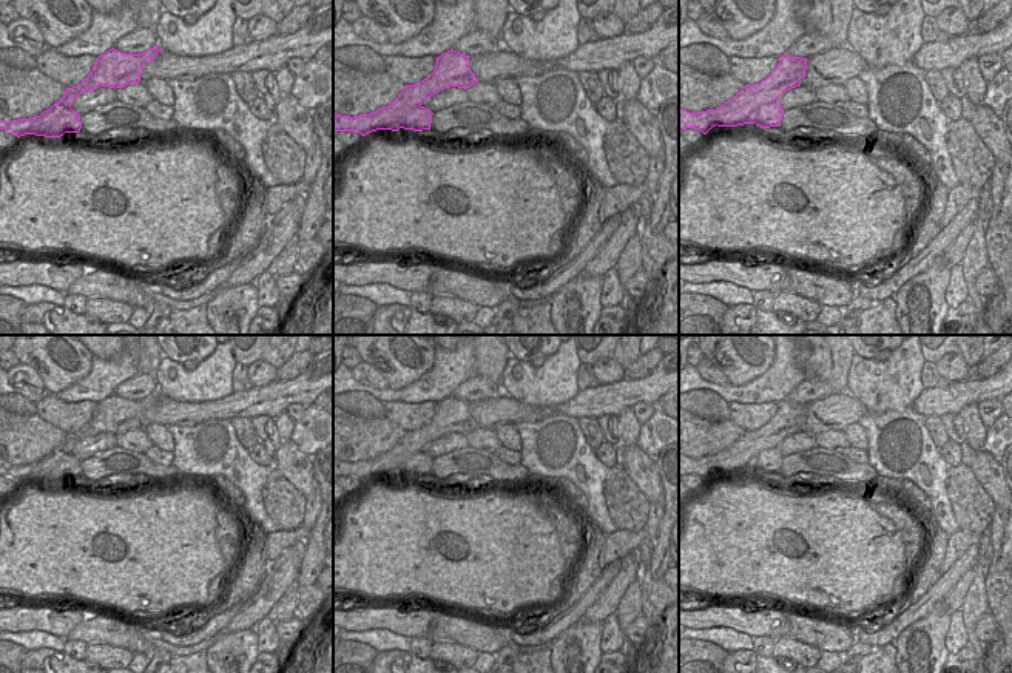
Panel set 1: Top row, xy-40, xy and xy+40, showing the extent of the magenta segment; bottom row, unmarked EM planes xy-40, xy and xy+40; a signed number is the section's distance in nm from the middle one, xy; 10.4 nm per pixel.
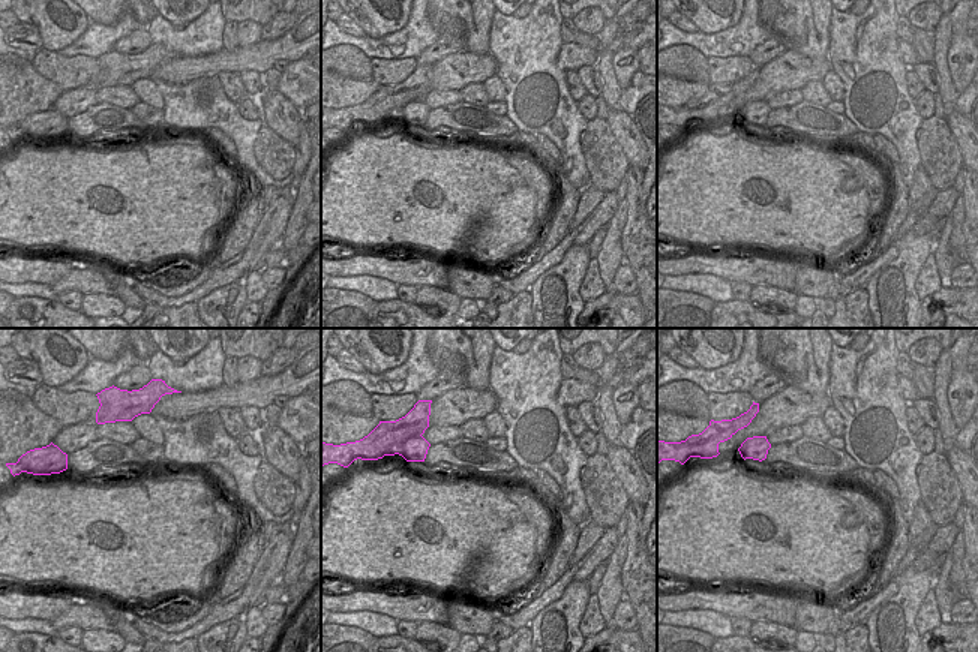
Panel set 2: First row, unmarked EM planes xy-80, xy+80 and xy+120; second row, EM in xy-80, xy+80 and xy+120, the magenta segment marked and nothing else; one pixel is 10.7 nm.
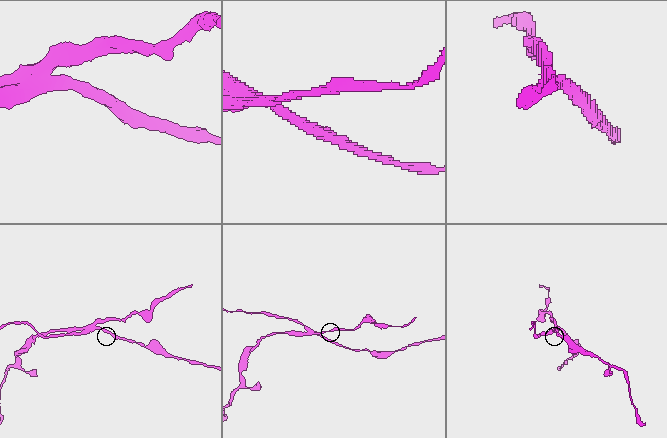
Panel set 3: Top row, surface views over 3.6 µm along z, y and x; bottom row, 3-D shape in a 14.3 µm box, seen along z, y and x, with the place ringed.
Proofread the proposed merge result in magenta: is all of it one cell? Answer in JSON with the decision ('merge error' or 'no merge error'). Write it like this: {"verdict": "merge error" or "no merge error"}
{"verdict": "merge error"}

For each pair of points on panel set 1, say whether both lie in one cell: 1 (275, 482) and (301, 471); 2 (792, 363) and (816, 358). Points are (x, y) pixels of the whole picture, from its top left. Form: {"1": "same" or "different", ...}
{"1": "different", "2": "different"}

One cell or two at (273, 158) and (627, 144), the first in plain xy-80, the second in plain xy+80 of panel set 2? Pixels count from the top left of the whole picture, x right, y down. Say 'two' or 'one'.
two

